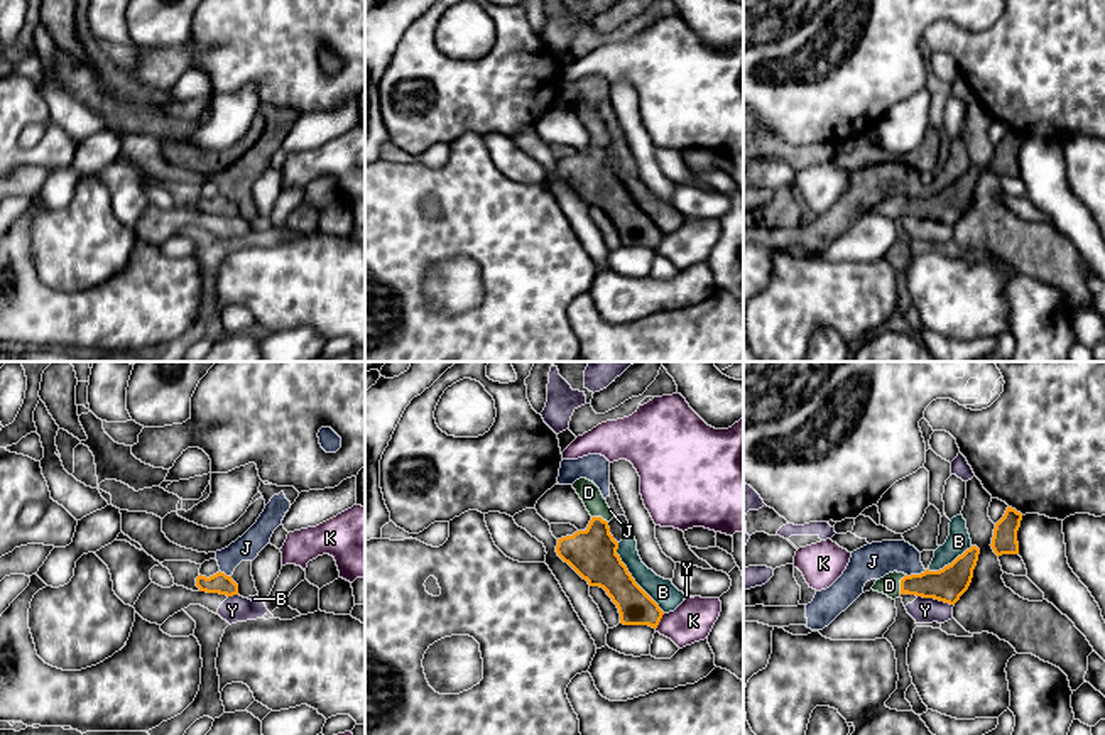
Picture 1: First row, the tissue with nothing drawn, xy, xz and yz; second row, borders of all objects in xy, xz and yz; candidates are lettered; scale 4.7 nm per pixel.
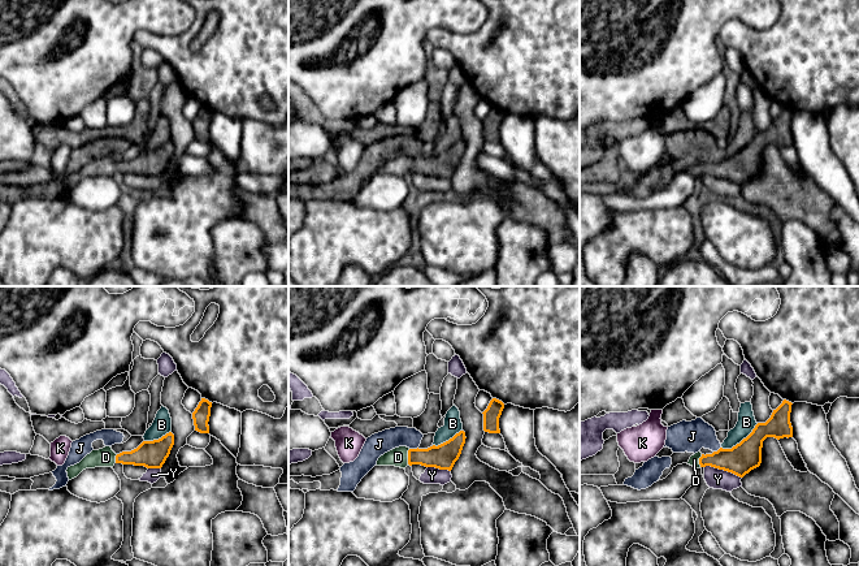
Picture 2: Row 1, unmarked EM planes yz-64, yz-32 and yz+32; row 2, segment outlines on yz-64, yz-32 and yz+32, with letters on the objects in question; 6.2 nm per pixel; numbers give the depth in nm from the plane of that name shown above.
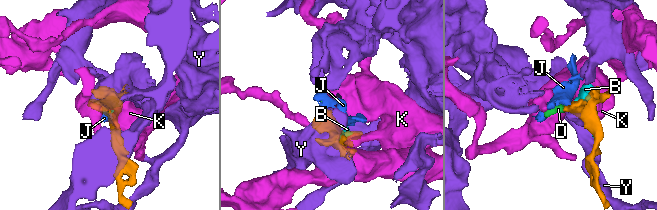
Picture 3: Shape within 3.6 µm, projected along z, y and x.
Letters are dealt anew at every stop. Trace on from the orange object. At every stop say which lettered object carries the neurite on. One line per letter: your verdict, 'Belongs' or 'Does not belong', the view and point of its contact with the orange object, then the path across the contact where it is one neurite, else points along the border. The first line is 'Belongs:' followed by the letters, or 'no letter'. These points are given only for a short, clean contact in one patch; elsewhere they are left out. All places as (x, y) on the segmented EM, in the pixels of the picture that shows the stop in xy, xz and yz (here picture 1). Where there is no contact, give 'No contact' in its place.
Belongs: D
B: Does not belong. Touches orange at xz (632, 578)
D: Belongs. Touches orange at yz (901, 585). Path across: yz (947, 585), (901, 585), (889, 585)
J: Does not belong. Touches orange at yz (916, 575). Boundary: yz (926, 570), (906, 575)
K: Does not belong. Touches orange at xz (659, 620). Boundary: xz (664, 614), (656, 629)
Y: Does not belong. Touches orange at yz (936, 598)

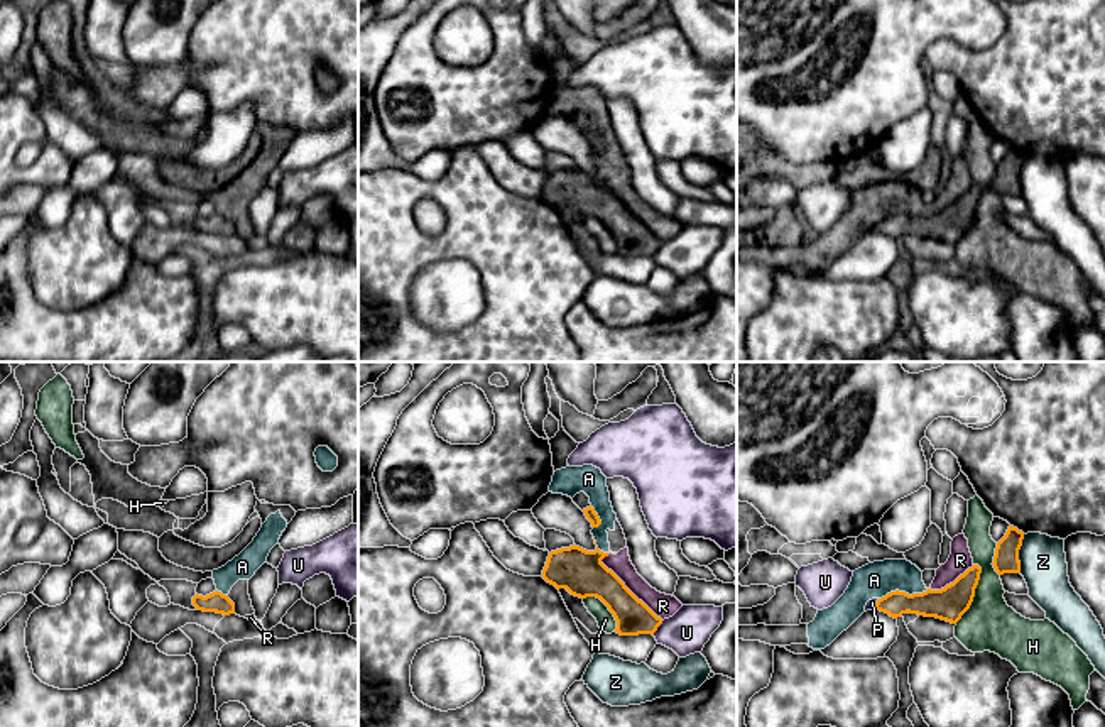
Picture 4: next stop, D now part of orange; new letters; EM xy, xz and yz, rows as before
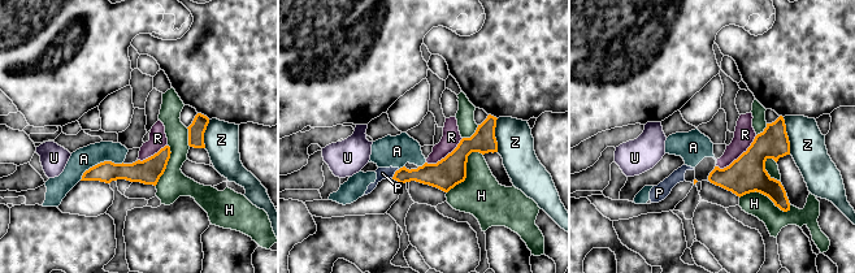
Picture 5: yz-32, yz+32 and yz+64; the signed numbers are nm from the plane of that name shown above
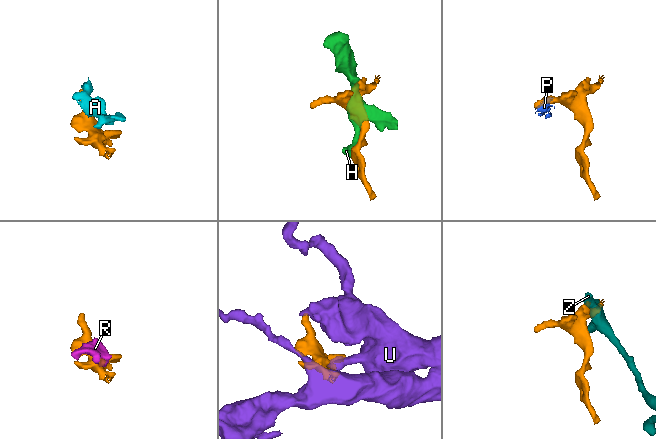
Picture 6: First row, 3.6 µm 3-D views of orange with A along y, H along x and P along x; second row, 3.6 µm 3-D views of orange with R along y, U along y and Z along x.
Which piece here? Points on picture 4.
Belongs: no letter
A: Does not belong. Touches orange at yz (903, 592). Boundary: yz (928, 589), (918, 594), (891, 590), (879, 599)
H: Does not belong. Touches orange at yz (974, 594)
P: Does not belong. Touches orange at yz (876, 604). Boundary: yz (879, 599), (872, 607)
R: Does not belong. Touches orange at xz (627, 589)
U: Does not belong. Touches orange at xz (658, 626). Boundary: xz (663, 621), (653, 634)
Z: Does not belong. Touches orange at yz (1017, 553)

